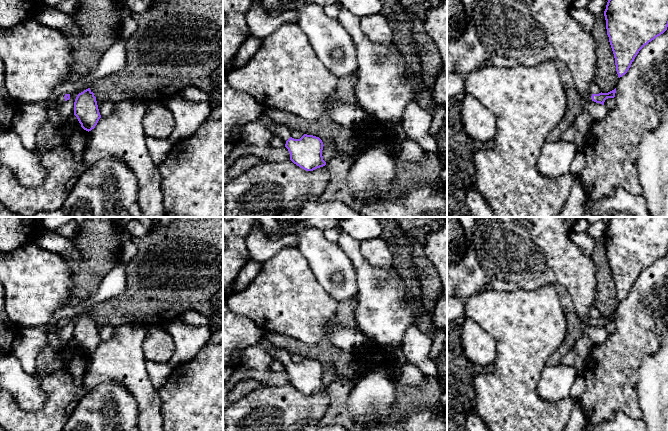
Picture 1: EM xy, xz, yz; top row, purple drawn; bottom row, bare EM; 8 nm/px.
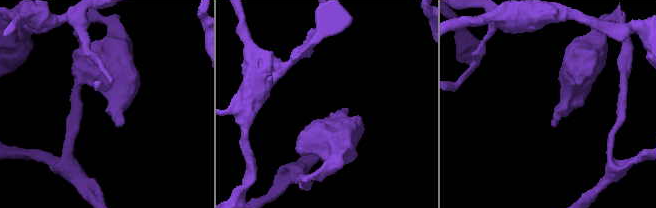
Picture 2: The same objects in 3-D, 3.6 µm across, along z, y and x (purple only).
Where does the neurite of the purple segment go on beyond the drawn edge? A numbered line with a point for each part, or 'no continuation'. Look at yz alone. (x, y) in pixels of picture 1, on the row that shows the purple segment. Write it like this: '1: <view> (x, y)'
1: yz (583, 121)

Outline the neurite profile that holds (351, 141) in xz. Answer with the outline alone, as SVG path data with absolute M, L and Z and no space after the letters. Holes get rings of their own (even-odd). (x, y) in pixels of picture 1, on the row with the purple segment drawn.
M264 107L263 112L280 125L287 126L290 131L300 131L307 135L319 137L323 145L332 145L336 154L346 154L350 157L351 163L364 150L376 147L391 147L397 142L393 137L394 126L387 126L382 122L371 118L359 128L347 128L335 122L329 112L318 119L308 120L287 111L282 111L274 107Z

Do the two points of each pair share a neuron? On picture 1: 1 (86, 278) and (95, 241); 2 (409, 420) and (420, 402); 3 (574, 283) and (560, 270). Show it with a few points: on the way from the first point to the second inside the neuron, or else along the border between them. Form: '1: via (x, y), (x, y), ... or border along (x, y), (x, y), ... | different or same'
1: via (91, 269), (95, 263), (95, 250) | same
2: border along (405, 411), (430, 409), (436, 413) | different
3: via (571, 280), (563, 272) | same

